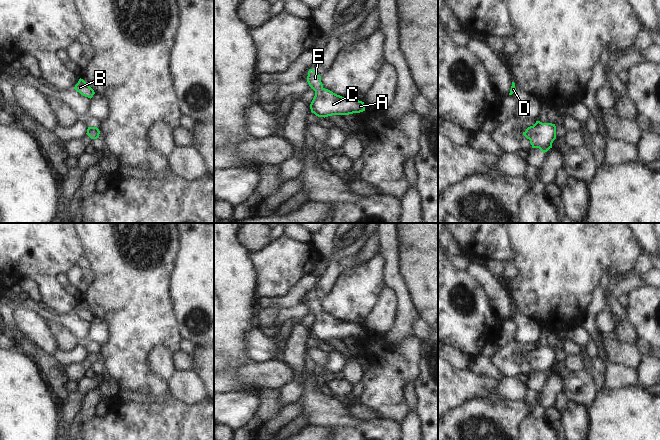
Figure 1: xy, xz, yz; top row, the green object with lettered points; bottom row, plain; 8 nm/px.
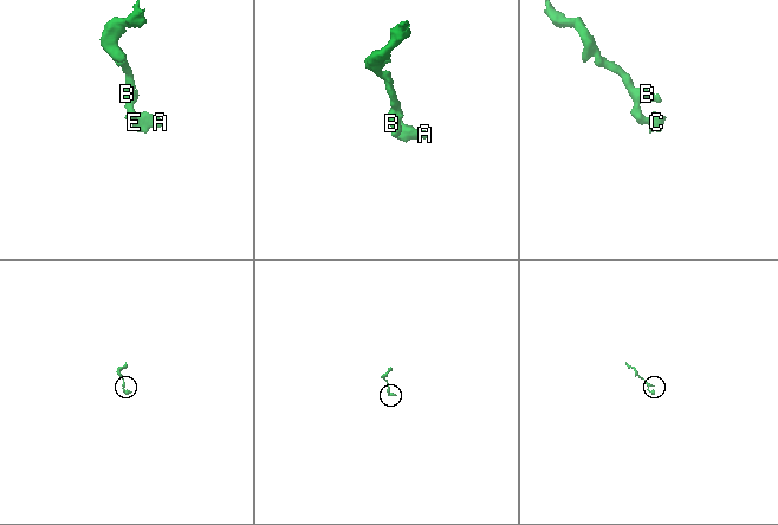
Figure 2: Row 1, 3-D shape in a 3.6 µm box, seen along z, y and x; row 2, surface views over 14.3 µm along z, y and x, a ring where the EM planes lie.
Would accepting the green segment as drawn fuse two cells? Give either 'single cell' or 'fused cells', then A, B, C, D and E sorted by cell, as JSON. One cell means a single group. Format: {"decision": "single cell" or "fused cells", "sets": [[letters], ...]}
{"decision": "single cell", "sets": [["A", "B", "C", "D", "E"]]}

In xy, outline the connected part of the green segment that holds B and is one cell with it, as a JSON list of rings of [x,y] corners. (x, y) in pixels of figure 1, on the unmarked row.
[[[79,303],[78,307],[75,309],[74,313],[79,316],[81,319],[92,322],[95,318],[94,314],[83,304]]]

